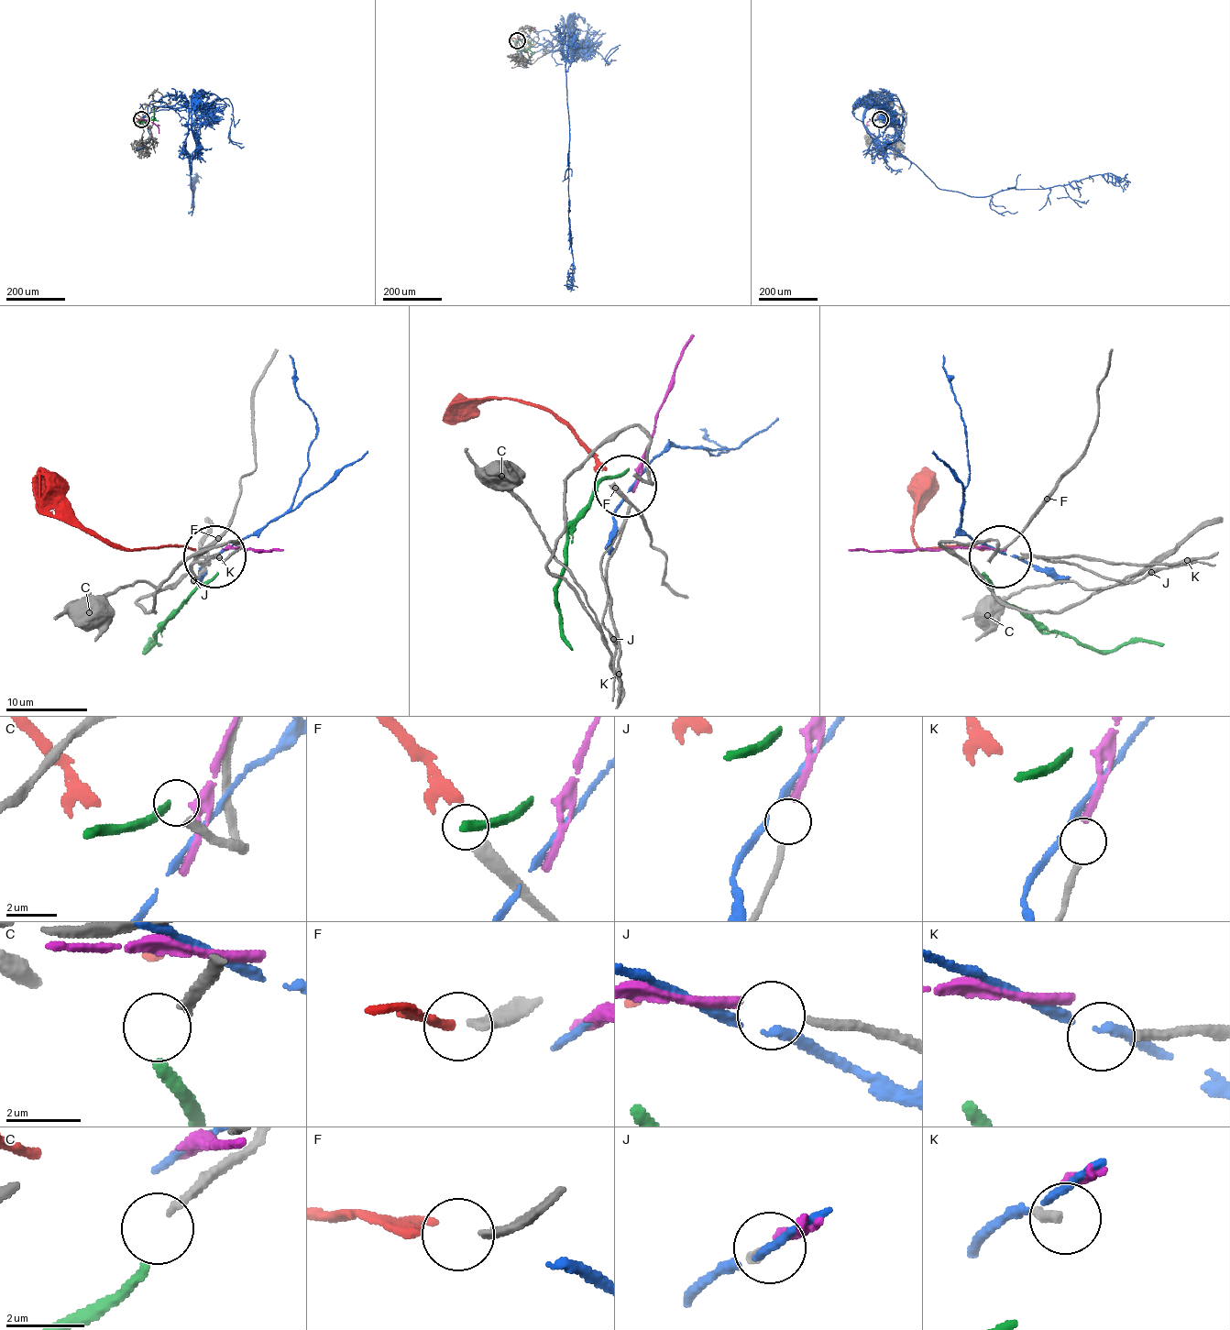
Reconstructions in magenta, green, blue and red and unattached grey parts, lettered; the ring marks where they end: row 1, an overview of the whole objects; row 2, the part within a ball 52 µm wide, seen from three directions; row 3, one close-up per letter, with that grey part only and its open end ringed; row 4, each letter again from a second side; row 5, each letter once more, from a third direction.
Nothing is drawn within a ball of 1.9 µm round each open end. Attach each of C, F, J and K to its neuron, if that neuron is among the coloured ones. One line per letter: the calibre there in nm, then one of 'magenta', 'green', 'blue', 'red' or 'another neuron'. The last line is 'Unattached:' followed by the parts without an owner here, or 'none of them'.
C: 280 nm thick; green
F: 280 nm thick; red
J: 240 nm thick; magenta
K: 280 nm thick; another neuron
Unattached: K

